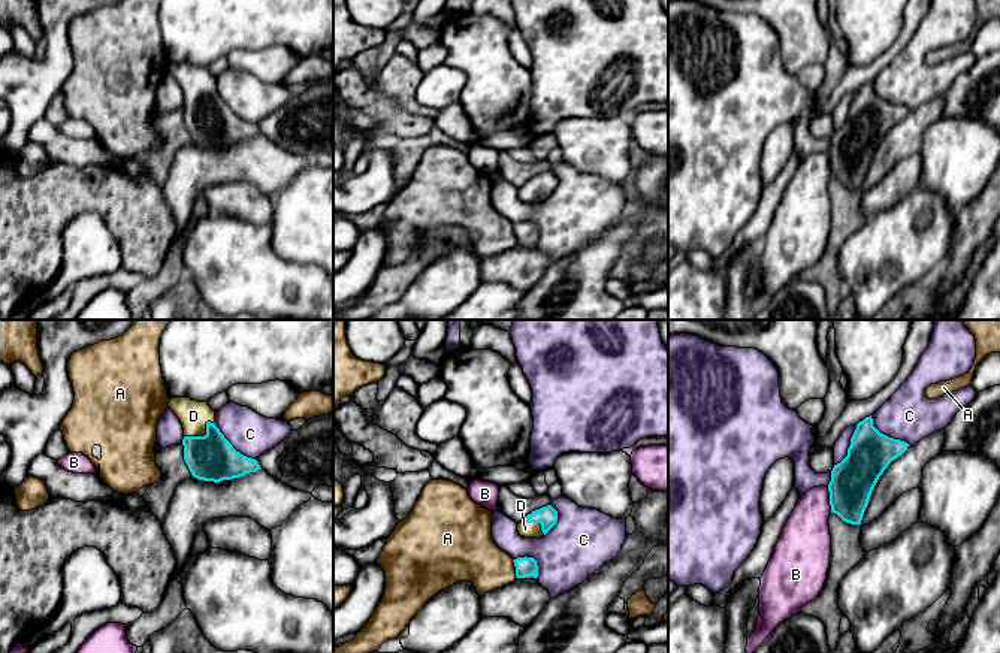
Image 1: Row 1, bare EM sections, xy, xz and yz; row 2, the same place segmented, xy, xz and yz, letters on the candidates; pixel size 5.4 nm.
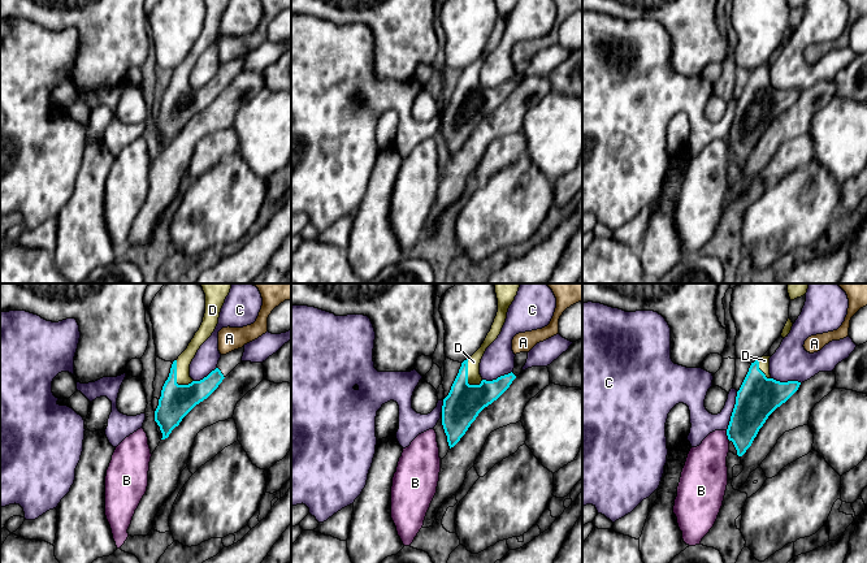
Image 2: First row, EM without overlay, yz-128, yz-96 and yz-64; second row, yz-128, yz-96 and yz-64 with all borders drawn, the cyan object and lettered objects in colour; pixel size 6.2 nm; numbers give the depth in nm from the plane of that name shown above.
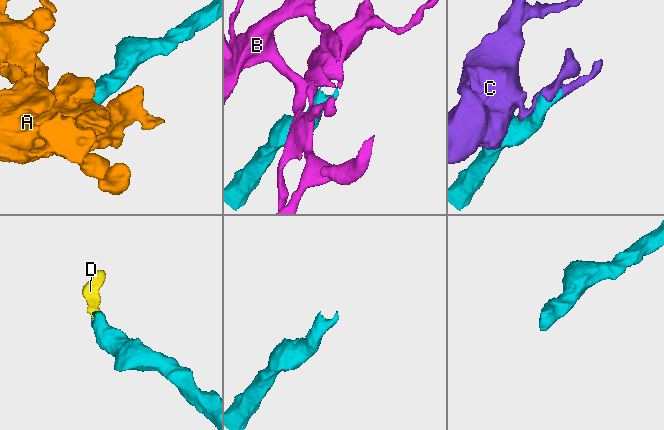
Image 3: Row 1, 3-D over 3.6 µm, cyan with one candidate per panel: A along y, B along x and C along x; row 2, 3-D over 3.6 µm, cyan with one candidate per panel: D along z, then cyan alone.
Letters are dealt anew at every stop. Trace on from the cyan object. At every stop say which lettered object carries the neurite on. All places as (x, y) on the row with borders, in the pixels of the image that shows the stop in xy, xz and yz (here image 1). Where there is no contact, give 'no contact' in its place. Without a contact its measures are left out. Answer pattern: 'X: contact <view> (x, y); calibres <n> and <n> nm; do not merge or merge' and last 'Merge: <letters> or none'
A: contact xz (516, 568); calibres 110 and 280 nm; do not merge
B: contact yz (830, 499); calibres 240 and 260 nm; do not merge
C: contact yz (885, 435); calibres 240 and 280 nm; do not merge
D: contact xy (205, 435); calibres 260 and 160 nm; merge
Merge: D

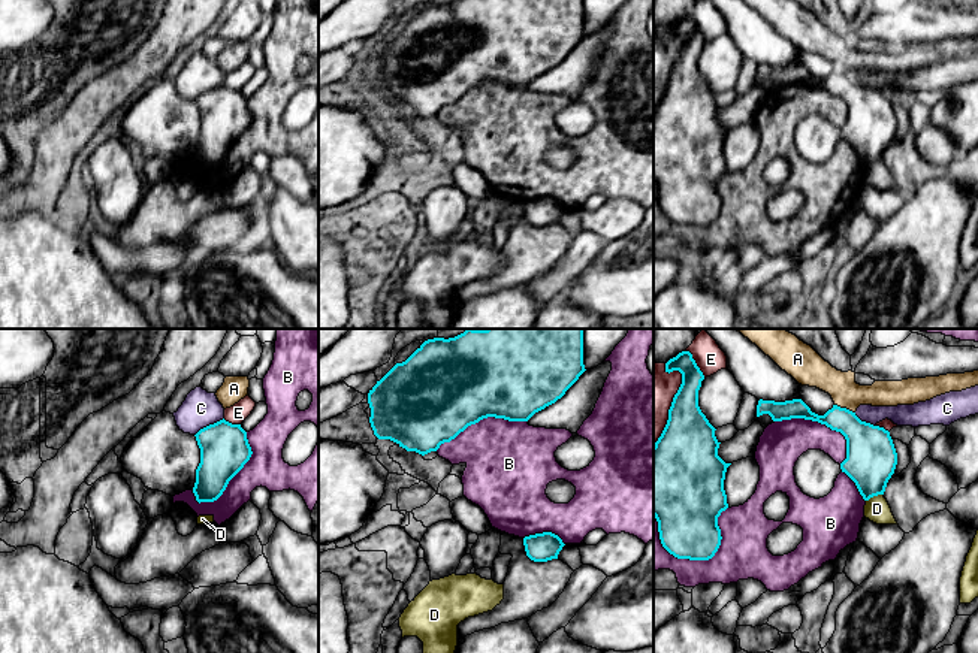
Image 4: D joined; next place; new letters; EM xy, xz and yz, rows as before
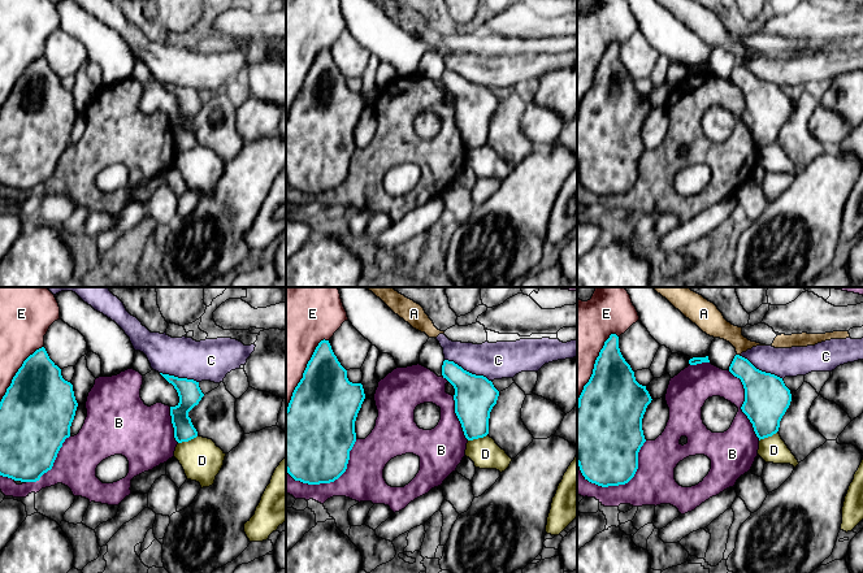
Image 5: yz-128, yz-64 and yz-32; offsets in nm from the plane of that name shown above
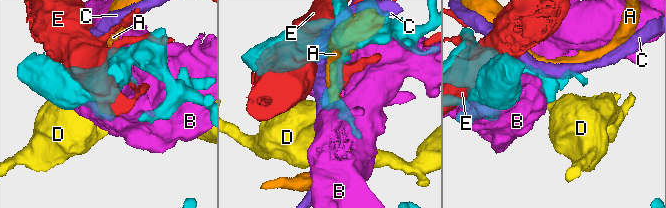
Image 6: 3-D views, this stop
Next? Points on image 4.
A: contact yz (845, 408); calibres 240 and 160 nm; do not merge
B: contact yz (711, 558); calibres 320 and 260 nm; do not merge
C: contact xy (210, 425); calibres 260 and 190 nm; do not merge
D: contact yz (874, 495); calibres 280 and 140 nm; do not merge
E: contact yz (696, 363); calibres 150 and 160 nm; do not merge
Merge: none

